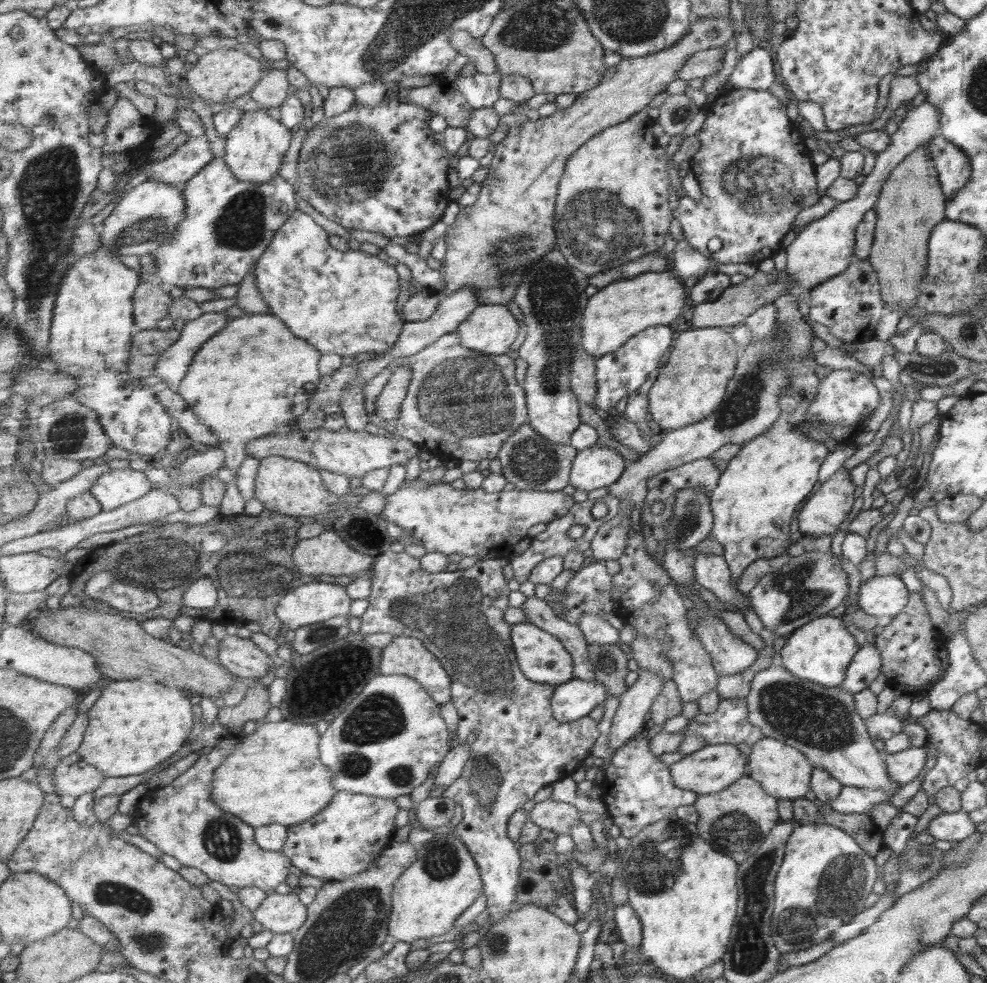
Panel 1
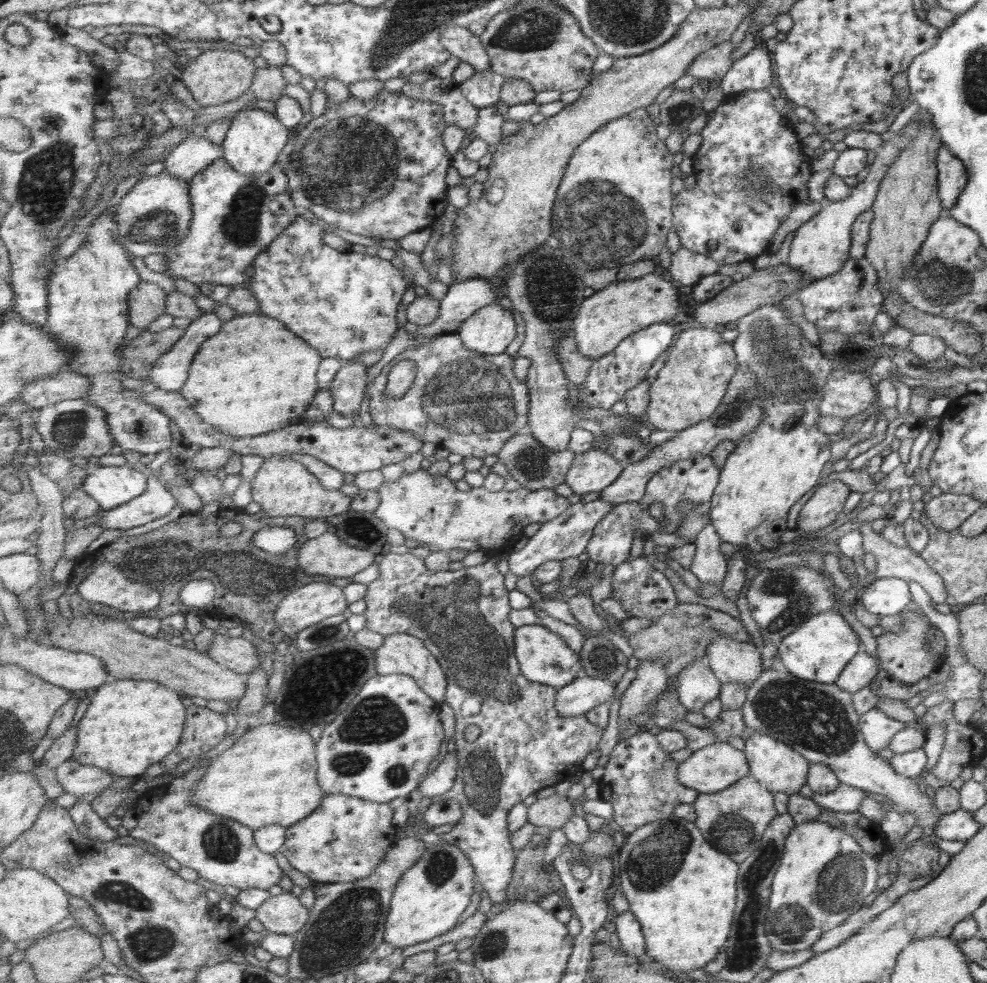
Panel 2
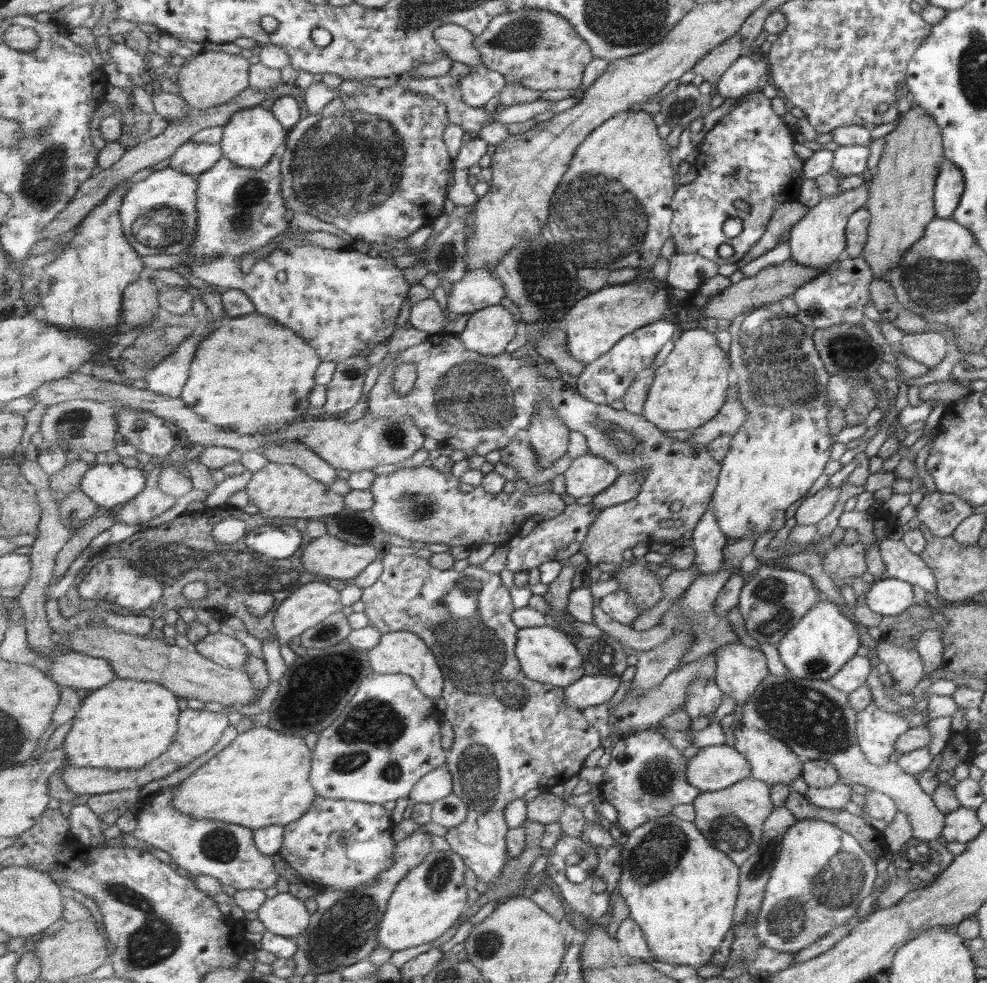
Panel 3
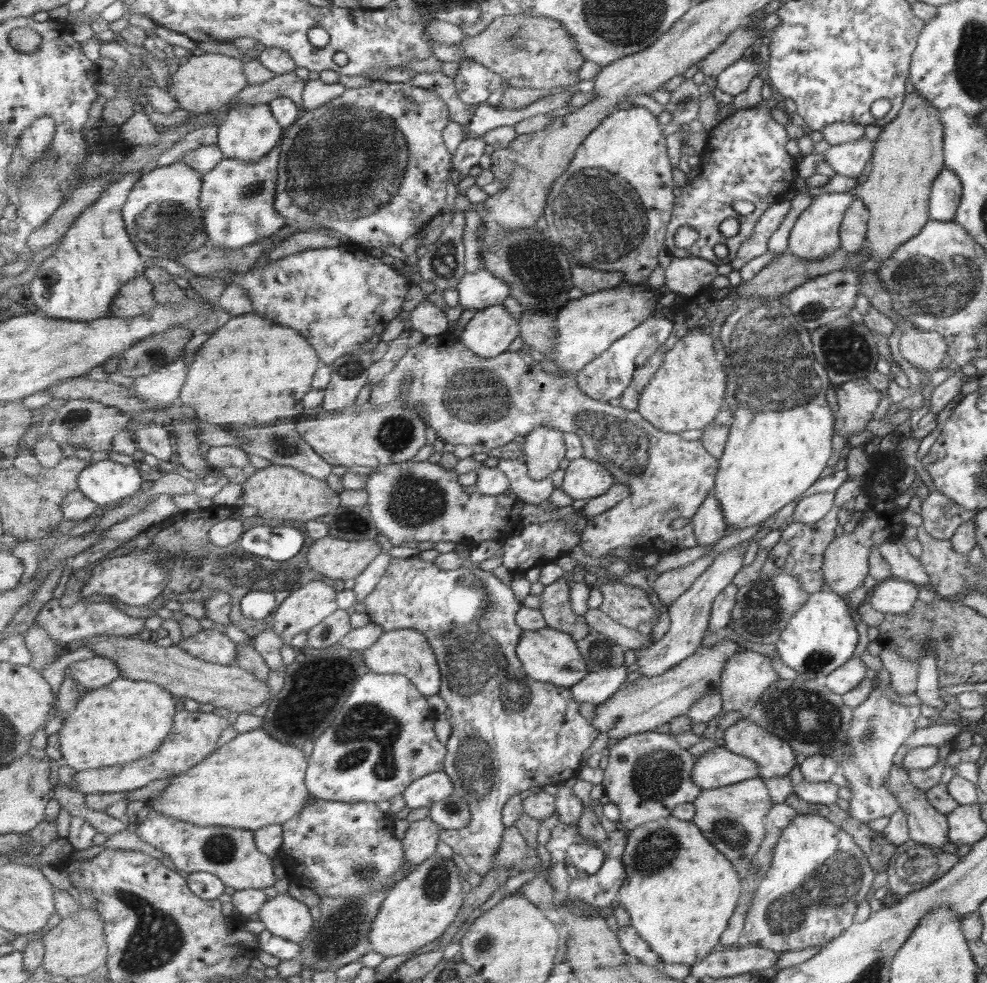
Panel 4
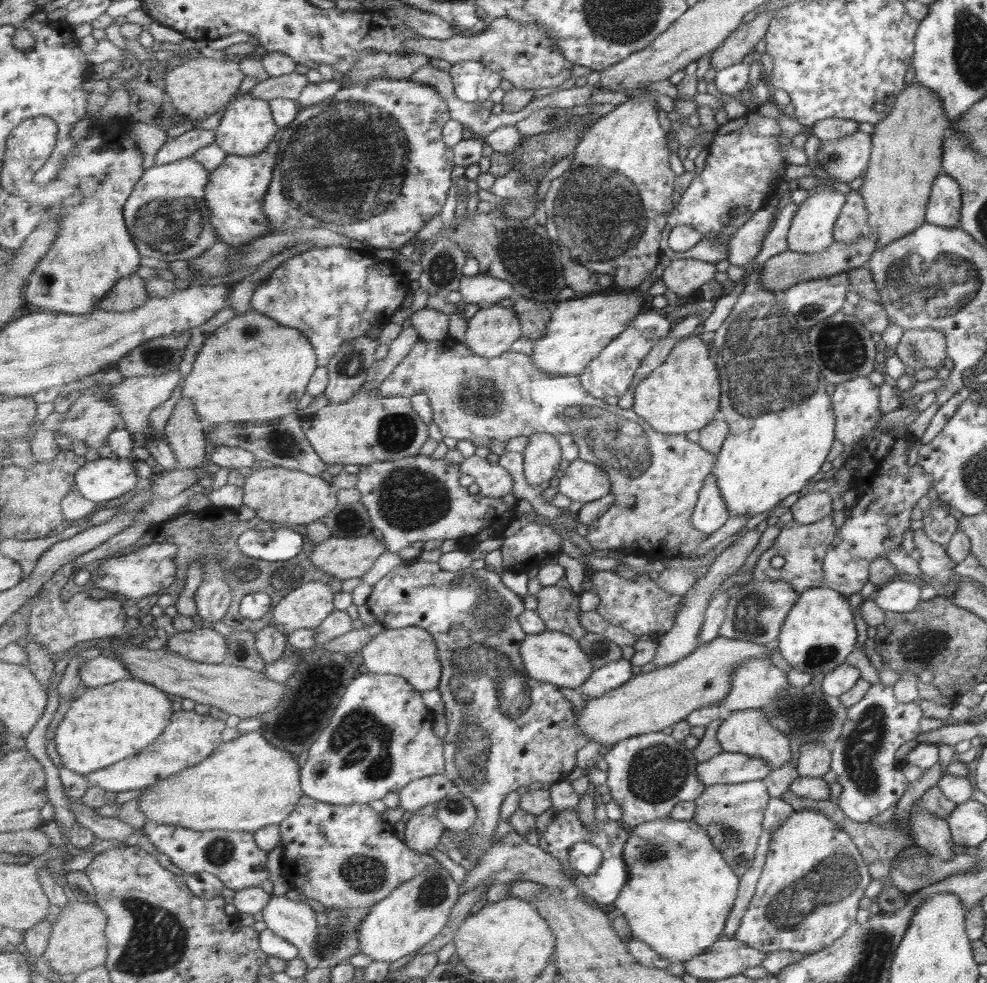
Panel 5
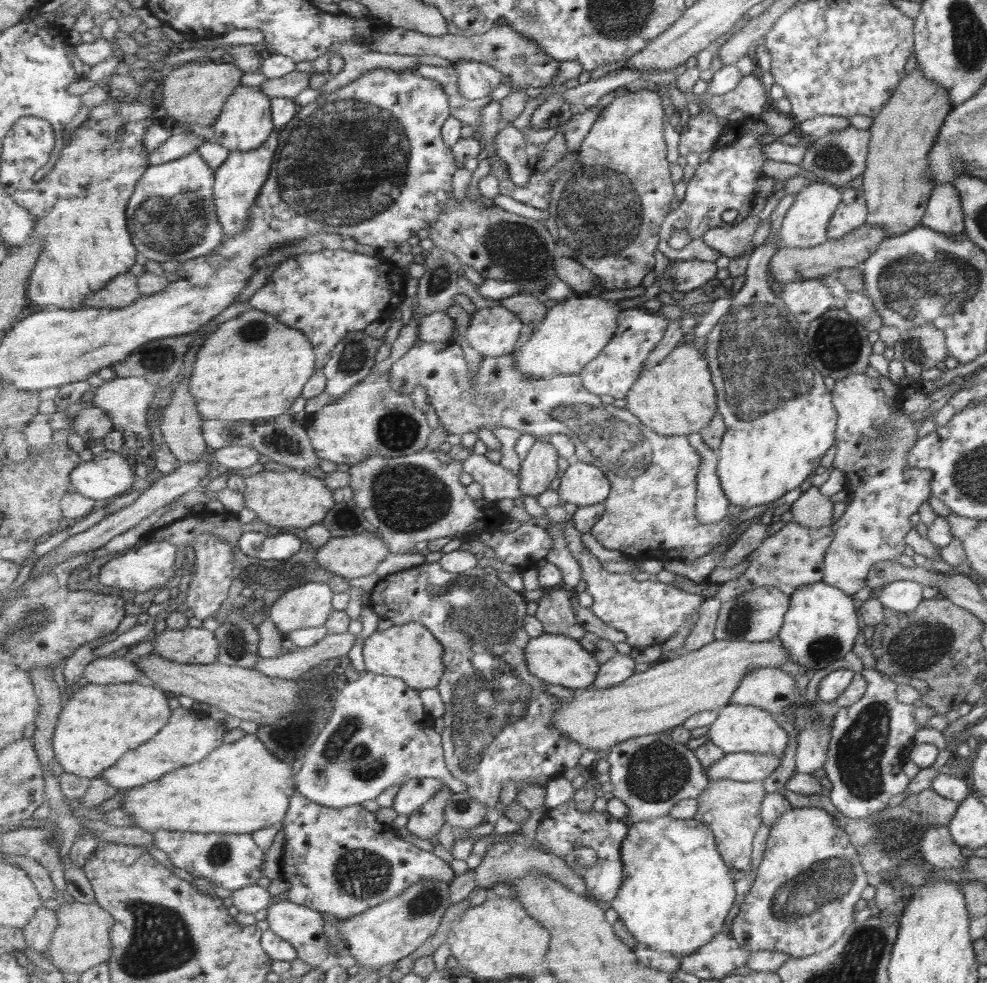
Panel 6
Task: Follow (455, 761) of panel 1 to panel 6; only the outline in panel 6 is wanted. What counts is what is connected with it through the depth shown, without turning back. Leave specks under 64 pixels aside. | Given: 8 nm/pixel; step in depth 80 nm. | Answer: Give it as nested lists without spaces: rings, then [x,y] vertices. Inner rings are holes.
[[[416,778],[400,786],[392,808],[398,814],[409,816],[412,812],[421,809],[429,800],[433,800],[437,792],[441,792],[443,788],[447,788],[447,785],[439,778]]]

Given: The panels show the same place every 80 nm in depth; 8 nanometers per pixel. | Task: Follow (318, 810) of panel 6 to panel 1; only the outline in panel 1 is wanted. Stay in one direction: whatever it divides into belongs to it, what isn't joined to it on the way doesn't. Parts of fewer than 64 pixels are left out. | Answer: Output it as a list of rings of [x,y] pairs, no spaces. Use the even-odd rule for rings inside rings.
[[[339,792],[318,815],[304,823],[288,827],[288,839],[282,851],[289,856],[293,867],[305,875],[343,882],[367,871],[369,865],[376,862],[391,845],[391,840],[381,840],[381,834],[393,834],[397,812],[399,806],[394,799]]]

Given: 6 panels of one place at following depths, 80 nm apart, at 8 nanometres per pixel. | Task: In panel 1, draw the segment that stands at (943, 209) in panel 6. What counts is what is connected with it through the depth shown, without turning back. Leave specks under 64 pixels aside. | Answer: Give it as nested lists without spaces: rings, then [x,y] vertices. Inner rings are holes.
[[[935,134],[926,147],[936,170],[941,192],[947,201],[969,180],[968,156],[939,134]]]

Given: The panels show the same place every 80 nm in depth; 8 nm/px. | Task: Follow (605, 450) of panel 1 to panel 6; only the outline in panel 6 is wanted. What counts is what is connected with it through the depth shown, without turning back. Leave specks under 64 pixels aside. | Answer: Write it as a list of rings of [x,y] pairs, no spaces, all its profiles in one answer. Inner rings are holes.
[[[585,461],[570,463],[560,480],[557,490],[559,498],[577,507],[605,502],[612,491],[612,481],[606,476],[604,469]]]

